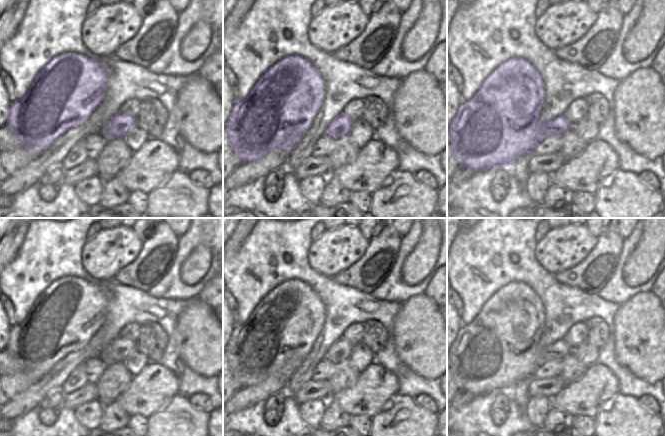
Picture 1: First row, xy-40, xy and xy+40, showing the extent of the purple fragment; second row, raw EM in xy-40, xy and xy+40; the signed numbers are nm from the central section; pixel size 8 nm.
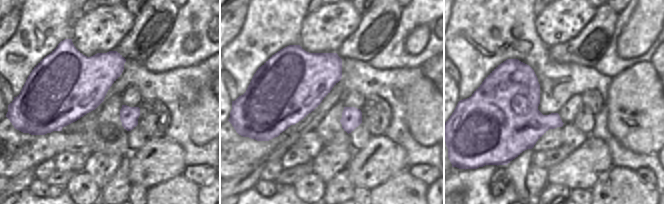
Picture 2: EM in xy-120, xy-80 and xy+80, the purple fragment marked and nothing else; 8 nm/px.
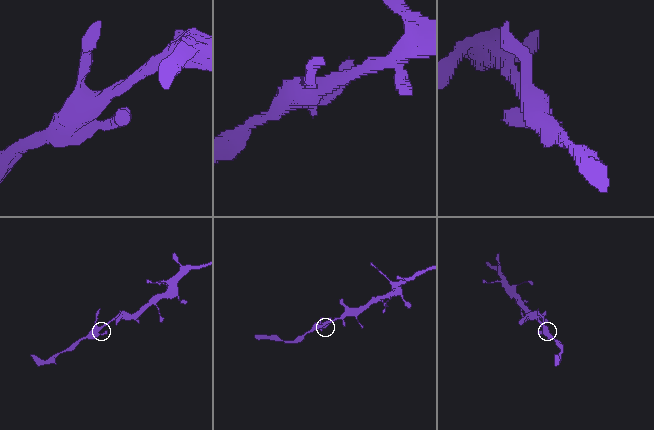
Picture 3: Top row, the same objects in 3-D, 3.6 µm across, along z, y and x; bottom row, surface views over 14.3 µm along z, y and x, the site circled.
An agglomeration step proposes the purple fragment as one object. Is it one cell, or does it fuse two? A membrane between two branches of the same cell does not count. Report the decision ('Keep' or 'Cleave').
Keep.

